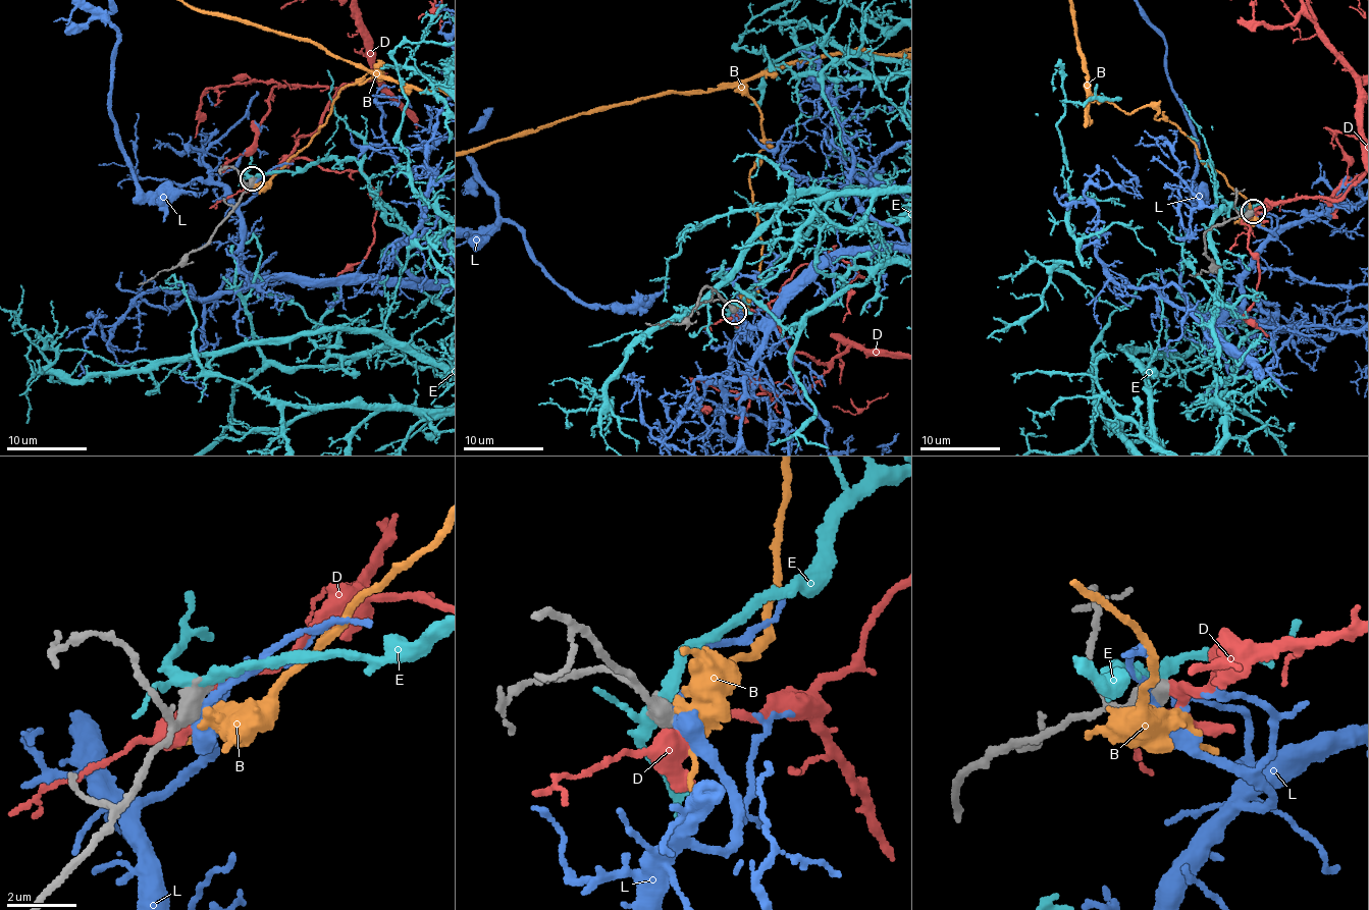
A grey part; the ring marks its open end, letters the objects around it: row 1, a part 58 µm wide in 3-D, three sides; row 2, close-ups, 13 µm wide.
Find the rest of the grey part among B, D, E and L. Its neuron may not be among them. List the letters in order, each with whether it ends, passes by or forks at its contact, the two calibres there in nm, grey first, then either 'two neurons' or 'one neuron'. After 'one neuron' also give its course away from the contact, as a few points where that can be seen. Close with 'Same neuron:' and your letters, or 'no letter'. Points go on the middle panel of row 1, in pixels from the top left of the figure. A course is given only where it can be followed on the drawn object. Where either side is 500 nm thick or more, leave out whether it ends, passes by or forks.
B: 700/440 nm | two neurons
D: 650/320 nm | one neuron
E: 650/320 nm | two neurons
L: 700/190 nm | two neurons
Same neuron: D

